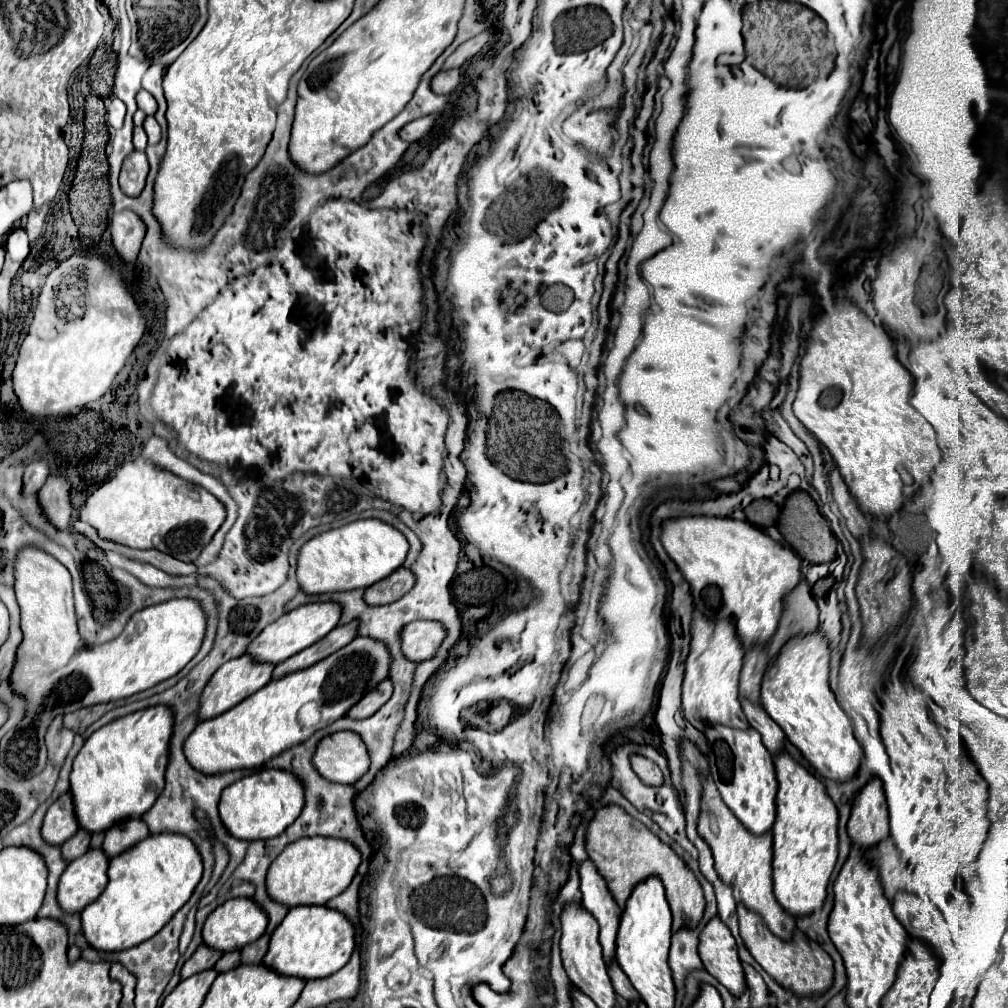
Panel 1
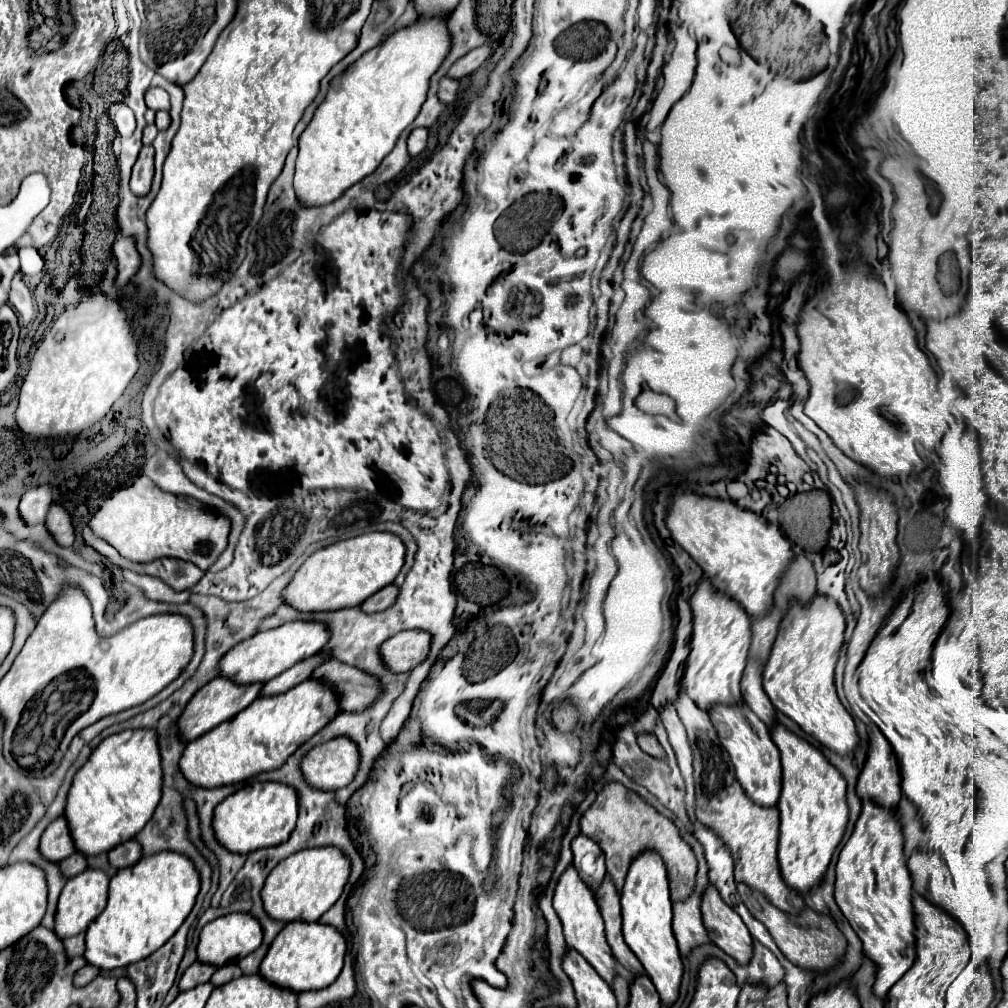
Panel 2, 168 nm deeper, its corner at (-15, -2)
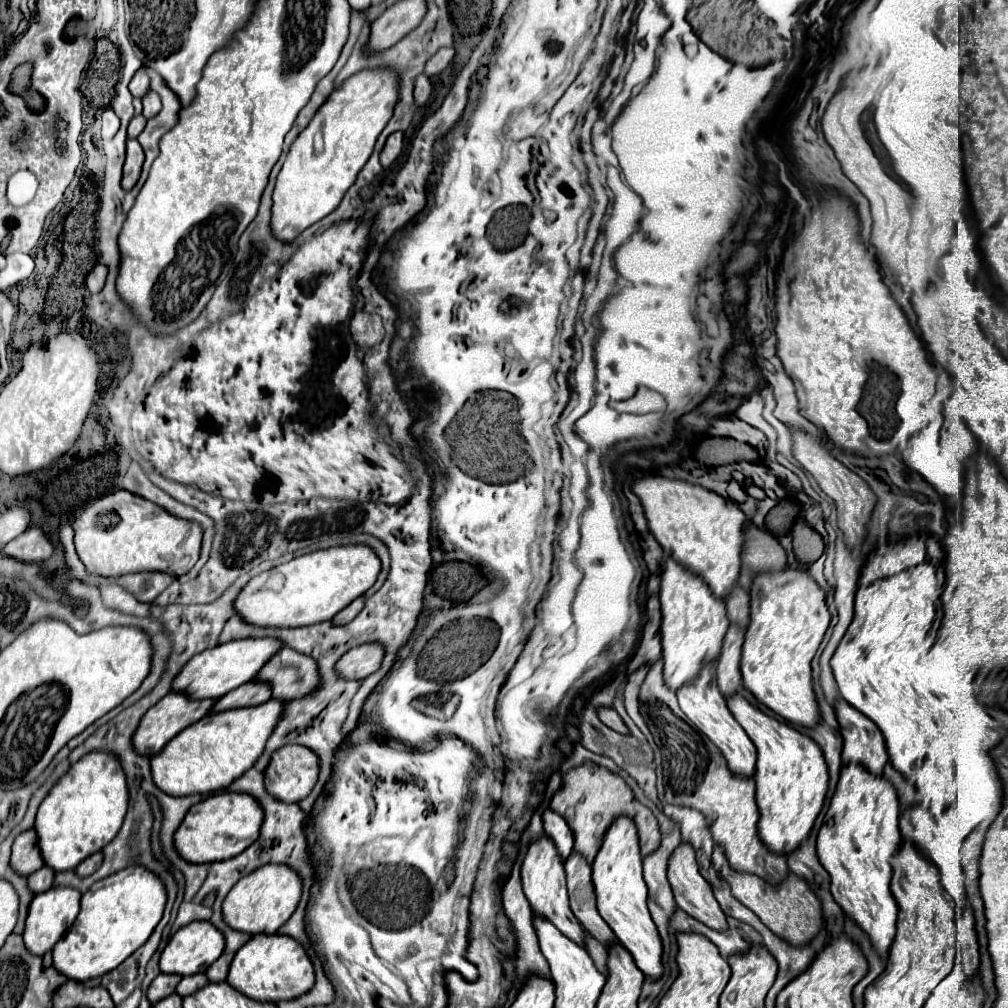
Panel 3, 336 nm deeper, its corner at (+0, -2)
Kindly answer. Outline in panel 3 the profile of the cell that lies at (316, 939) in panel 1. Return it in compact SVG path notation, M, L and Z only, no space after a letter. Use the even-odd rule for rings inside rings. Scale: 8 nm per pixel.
M257 934L235 954L227 982L253 1000L279 1002L297 998L311 990L315 982L315 970L307 950L295 938L285 934Z

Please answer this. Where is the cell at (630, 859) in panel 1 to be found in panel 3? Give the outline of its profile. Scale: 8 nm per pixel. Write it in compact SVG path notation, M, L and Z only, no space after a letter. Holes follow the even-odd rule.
M587 762L579 768L567 772L563 776L563 782L565 782L563 788L551 800L551 810L561 814L575 834L575 850L589 864L593 864L593 858L597 856L597 850L601 846L601 838L605 836L605 830L619 816L627 816L635 822L635 826L639 830L639 842L641 842L643 858L653 854L653 850L657 850L657 846L661 846L661 830L659 830L657 818L653 816L653 812L635 800L631 788L623 782L623 778L619 774L611 774L609 770L605 770L601 766L597 766L595 770L591 770L587 774L587 766L595 766L595 764Z

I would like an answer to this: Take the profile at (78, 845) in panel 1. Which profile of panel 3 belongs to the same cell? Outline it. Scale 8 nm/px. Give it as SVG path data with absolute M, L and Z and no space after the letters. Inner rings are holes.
M43 866L41 870L37 870L37 874L31 874L29 876L29 888L39 894L39 892L45 892L53 886L53 880L55 880L55 872L53 868L49 866Z

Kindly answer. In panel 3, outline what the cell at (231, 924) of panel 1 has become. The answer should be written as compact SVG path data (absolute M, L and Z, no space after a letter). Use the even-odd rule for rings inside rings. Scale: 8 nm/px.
M207 920L183 926L161 954L161 972L191 976L205 972L225 950L225 936Z

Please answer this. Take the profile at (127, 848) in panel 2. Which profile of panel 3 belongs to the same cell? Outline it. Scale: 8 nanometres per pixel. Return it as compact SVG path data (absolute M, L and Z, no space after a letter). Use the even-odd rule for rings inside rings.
M101 852L91 854L89 858L85 858L85 862L81 862L81 864L77 866L77 874L79 874L79 876L89 876L89 874L93 874L93 872L101 866L101 862L103 862L103 854L101 854Z

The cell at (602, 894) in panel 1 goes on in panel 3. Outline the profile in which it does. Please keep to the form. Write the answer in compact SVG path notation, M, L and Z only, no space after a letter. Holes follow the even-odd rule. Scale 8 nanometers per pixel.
M547 810L543 814L543 826L545 826L545 834L555 842L557 852L561 852L561 858L563 860L569 858L573 852L573 832L565 822L565 818L555 814L553 810Z

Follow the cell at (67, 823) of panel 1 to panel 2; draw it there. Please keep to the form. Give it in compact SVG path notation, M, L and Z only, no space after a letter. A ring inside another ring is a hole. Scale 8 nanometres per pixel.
M64 816L56 818L44 830L38 850L40 850L42 858L48 862L62 862L64 858L68 858L68 854L74 852L74 842L68 832L68 824L66 824Z

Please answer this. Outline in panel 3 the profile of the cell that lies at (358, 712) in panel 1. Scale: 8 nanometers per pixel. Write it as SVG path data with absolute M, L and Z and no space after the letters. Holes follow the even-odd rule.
M285 648L263 666L255 680L269 682L273 686L273 698L289 702L313 694L321 684L321 674L313 658L299 654L293 648Z

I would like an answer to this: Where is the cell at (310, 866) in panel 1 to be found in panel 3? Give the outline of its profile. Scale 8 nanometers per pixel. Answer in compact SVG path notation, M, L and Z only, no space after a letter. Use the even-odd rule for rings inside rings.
M261 866L261 870L253 870L253 874L243 876L233 890L227 894L223 902L225 922L247 934L275 934L297 910L303 894L303 878L297 876L289 866Z

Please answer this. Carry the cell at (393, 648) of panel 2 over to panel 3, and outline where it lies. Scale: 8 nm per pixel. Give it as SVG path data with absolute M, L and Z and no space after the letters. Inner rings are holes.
M379 642L355 646L337 662L337 672L341 678L347 680L363 680L381 668L383 656L385 646L381 646Z

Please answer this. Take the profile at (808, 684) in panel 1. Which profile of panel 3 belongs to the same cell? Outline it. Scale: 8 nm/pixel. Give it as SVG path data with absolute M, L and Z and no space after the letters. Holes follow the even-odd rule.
M803 570L759 574L751 586L751 624L745 634L741 672L745 688L789 724L815 728L821 722L811 684L811 660L829 626L825 592Z

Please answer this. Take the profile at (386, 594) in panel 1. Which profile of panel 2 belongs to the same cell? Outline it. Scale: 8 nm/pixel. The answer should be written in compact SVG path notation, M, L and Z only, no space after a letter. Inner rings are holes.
M390 584L390 586L386 586L384 590L372 594L372 598L364 600L362 606L360 606L360 610L366 612L366 614L382 612L382 610L386 610L388 606L392 606L392 602L394 602L396 598L398 598L398 588L396 588L394 584Z

